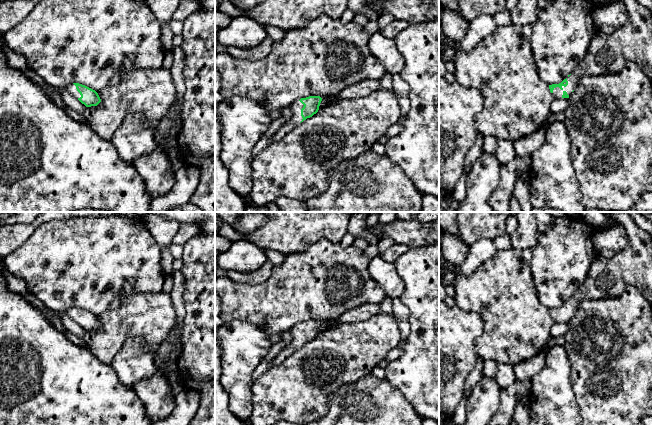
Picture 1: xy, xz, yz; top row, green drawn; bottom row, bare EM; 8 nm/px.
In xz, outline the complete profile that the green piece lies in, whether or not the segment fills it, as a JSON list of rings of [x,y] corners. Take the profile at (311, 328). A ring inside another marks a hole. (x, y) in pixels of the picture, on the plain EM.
[[[309,320],[306,322],[301,322],[293,327],[290,330],[293,340],[287,343],[287,346],[275,357],[273,360],[273,365],[279,364],[300,346],[303,346],[307,342],[310,342],[316,338],[319,334],[321,325],[322,322],[320,320]]]

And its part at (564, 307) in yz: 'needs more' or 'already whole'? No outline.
needs more

